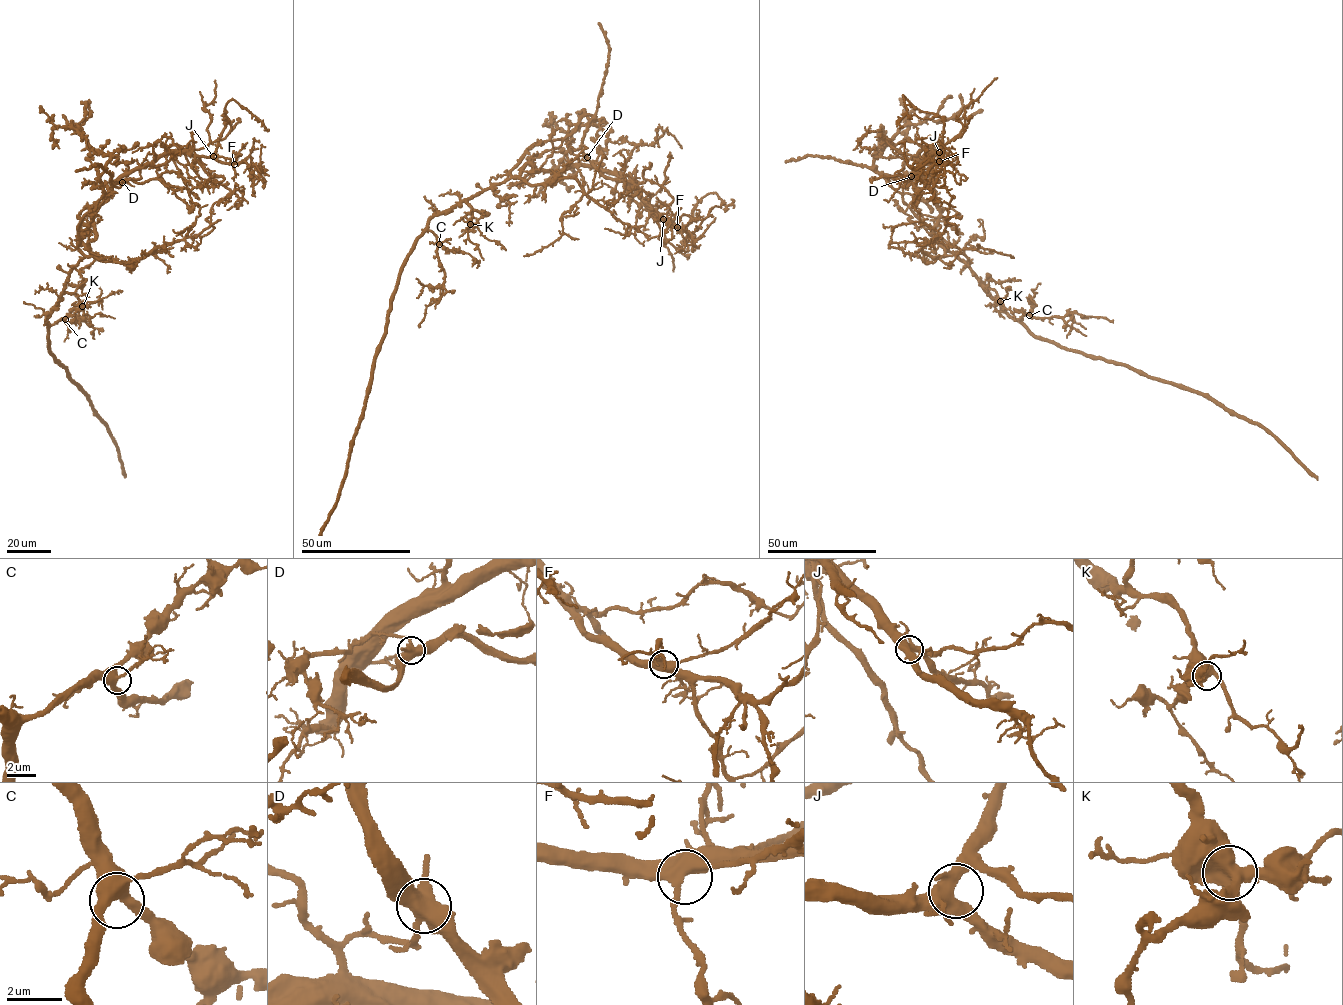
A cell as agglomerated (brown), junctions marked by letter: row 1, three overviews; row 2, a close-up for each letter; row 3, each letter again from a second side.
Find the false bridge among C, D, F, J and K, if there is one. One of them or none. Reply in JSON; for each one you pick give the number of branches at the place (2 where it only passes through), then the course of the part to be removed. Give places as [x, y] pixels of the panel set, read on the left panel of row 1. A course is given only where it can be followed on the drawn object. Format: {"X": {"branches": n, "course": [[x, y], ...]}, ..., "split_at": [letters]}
{"D": {"branches": 4, "course": [[122, 182], [119, 187], [111, 186], [110, 173], [98, 164], [75, 172]]}, "split_at": ["D"]}

